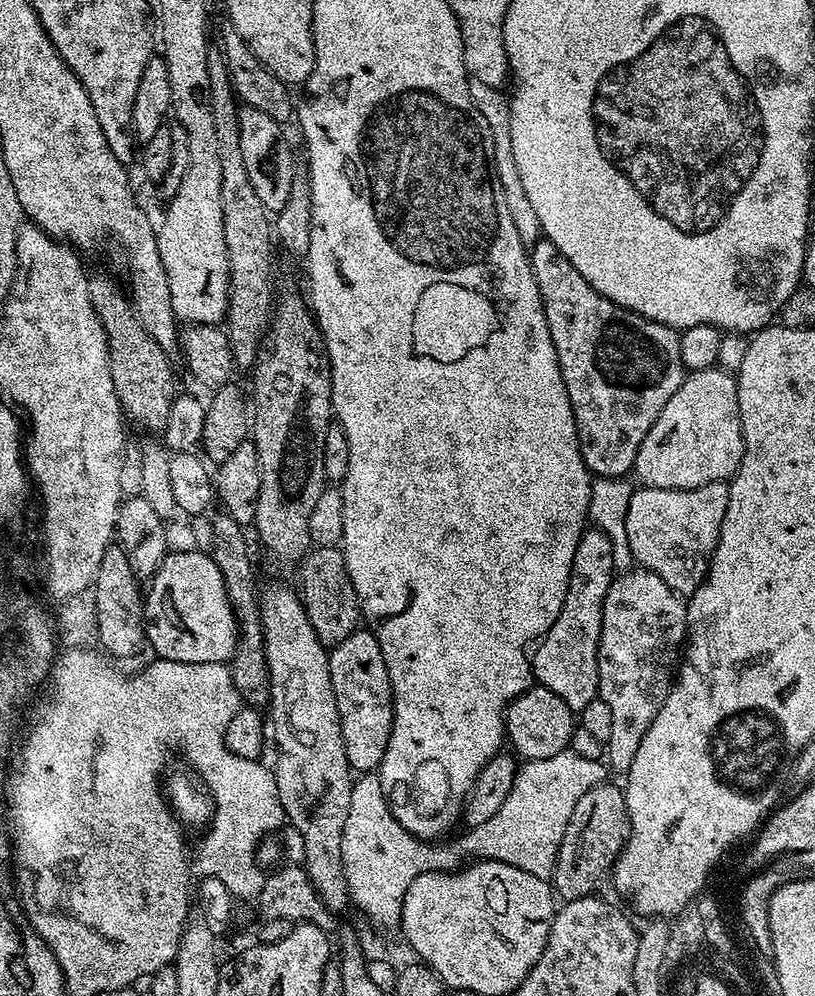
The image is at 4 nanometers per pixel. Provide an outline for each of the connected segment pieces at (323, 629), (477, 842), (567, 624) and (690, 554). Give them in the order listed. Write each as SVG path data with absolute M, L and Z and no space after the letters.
M336 546L313 547L300 561L298 571L298 591L310 618L310 626L314 626L314 634L318 634L318 638L326 646L335 646L350 638L350 634L357 631L362 617L358 594L354 590L354 582L350 582L343 551Z
M571 750L554 754L554 758L524 760L516 769L514 786L510 786L506 802L502 802L502 806L494 813L494 818L482 822L482 826L477 828L468 828L465 836L460 836L457 840L429 842L413 839L412 848L400 848L400 836L405 835L404 827L400 825L398 818L394 818L388 804L377 803L376 812L372 813L359 812L359 807L353 806L346 814L346 826L342 834L342 862L351 903L357 904L380 927L377 929L395 929L400 923L402 902L406 898L406 892L410 890L410 884L424 872L454 872L473 862L497 860L548 880L556 865L556 855L560 849L562 834L566 834L566 822L570 822L574 802L578 802L578 798L582 798L582 794L586 794L595 784L605 783L604 772L606 773L606 768L600 760L590 761Z
M589 527L580 535L578 550L574 550L566 602L562 602L558 618L554 618L550 630L540 637L530 656L535 683L558 694L558 698L562 698L562 702L566 702L574 714L590 706L600 690L598 646L602 630L602 606L606 602L606 590L610 590L613 579L610 538L606 538L602 530Z
M722 480L690 490L637 487L626 510L626 542L630 544L633 561L639 567L658 574L658 578L662 578L666 586L679 592L681 597L691 596L708 575L708 565L712 563L712 555L722 530L722 518L726 518L726 506L729 502L728 484Z

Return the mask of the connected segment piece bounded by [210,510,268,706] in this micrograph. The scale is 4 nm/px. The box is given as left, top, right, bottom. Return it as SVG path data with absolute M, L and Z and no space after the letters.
M223 510L211 515L210 522L214 529L214 542L210 549L212 560L222 572L226 583L227 600L231 604L237 624L235 654L229 668L232 681L241 699L252 706L260 706L268 697L268 667L266 666L264 631L261 626L259 587L256 588L254 568L248 552L243 525Z

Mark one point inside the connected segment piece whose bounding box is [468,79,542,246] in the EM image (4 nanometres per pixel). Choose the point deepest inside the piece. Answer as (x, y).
(496, 108)

